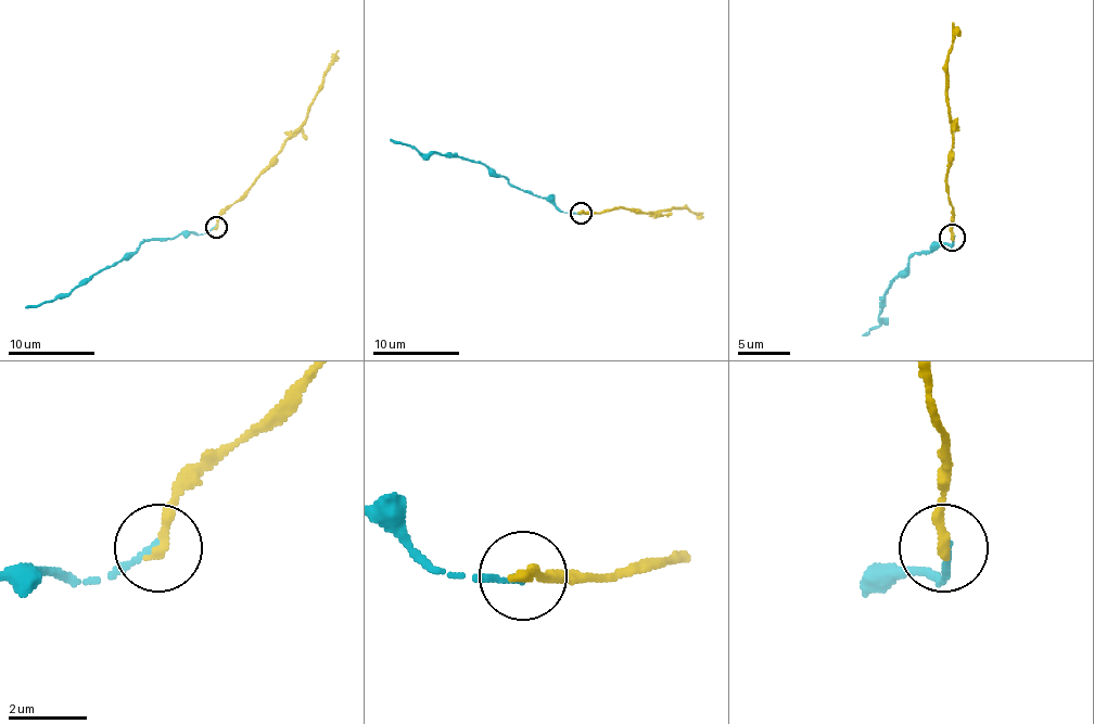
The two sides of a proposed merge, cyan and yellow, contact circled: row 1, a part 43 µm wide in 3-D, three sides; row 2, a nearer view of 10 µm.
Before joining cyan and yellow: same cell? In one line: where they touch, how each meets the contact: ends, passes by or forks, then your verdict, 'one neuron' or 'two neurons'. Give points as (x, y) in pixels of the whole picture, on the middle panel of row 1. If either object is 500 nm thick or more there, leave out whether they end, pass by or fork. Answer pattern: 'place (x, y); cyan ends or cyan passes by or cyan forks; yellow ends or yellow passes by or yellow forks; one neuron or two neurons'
place (581, 213); cyan ends; yellow ends; two neurons

